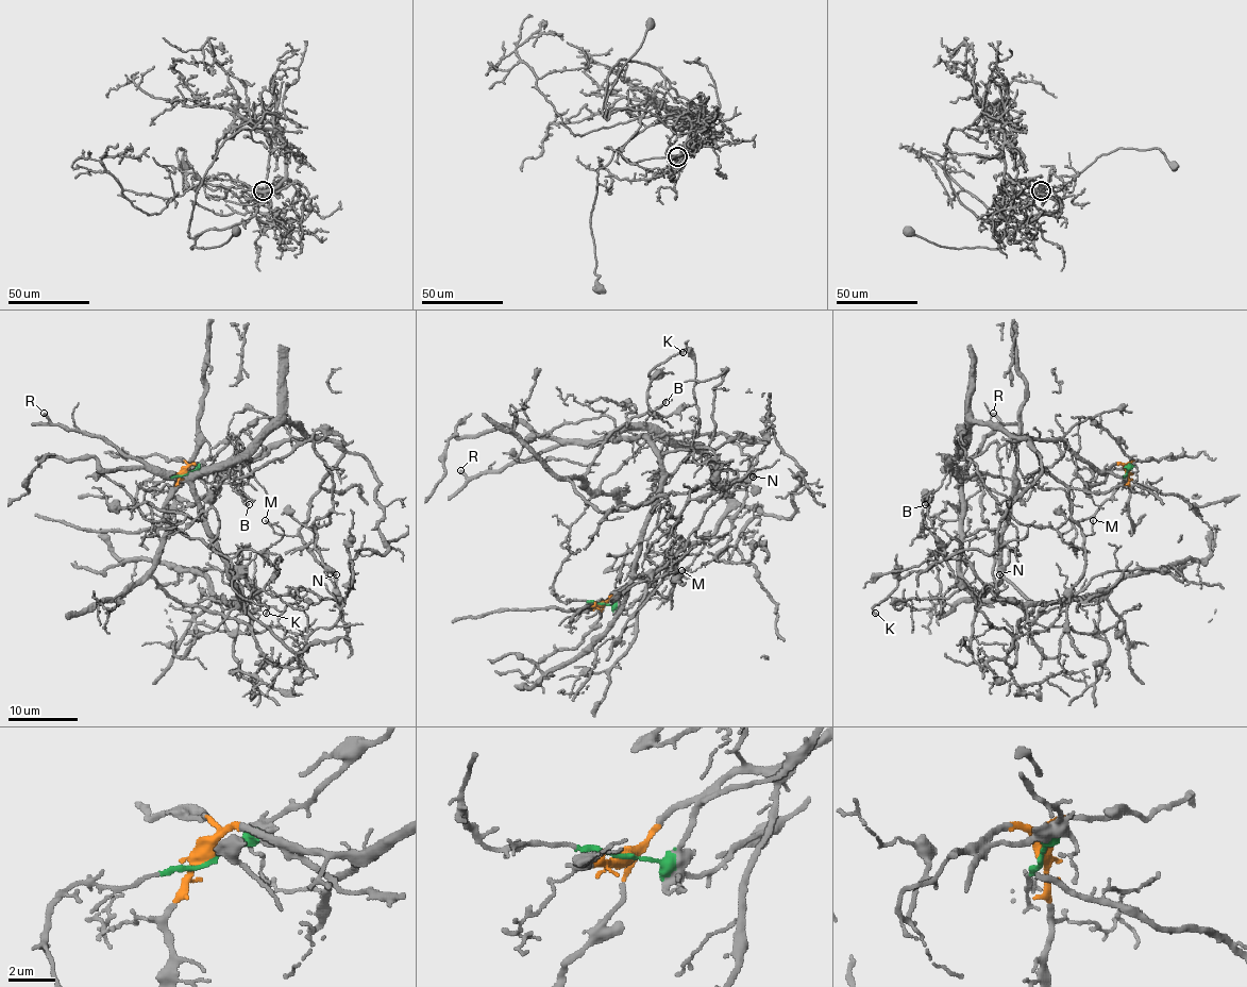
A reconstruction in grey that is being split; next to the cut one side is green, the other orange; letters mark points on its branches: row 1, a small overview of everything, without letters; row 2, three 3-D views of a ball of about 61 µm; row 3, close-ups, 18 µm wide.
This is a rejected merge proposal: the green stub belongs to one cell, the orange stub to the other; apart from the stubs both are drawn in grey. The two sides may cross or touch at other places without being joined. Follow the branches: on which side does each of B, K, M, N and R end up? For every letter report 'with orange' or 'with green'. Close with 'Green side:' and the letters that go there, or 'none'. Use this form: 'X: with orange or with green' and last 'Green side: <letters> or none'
B: with orange
K: with green
M: with orange
N: with green
R: with orange
Green side: K, N

